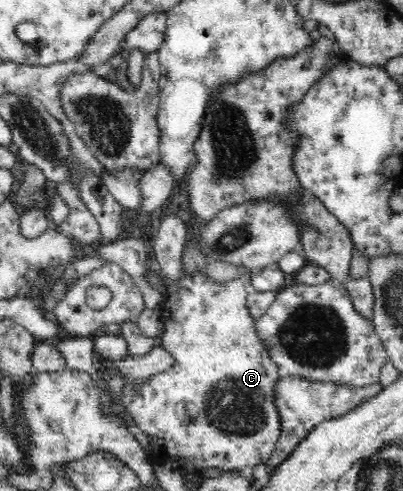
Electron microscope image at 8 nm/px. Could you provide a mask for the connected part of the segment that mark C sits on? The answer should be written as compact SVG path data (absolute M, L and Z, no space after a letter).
M199 270L191 276L183 278L180 282L179 291L171 291L164 294L164 305L161 311L164 331L162 332L162 347L173 356L172 365L163 372L151 375L143 384L134 386L127 380L124 380L122 391L122 406L126 414L131 416L136 424L149 438L152 448L152 454L149 457L152 464L169 466L173 470L181 471L181 474L199 475L204 468L221 468L224 471L243 471L249 472L257 464L263 464L272 456L277 446L281 434L281 421L277 407L274 403L274 384L280 376L275 361L271 359L267 347L259 339L256 329L256 321L251 317L246 298L248 292L246 289L245 278L240 277L227 281L225 284L217 284L207 279L205 273Z

